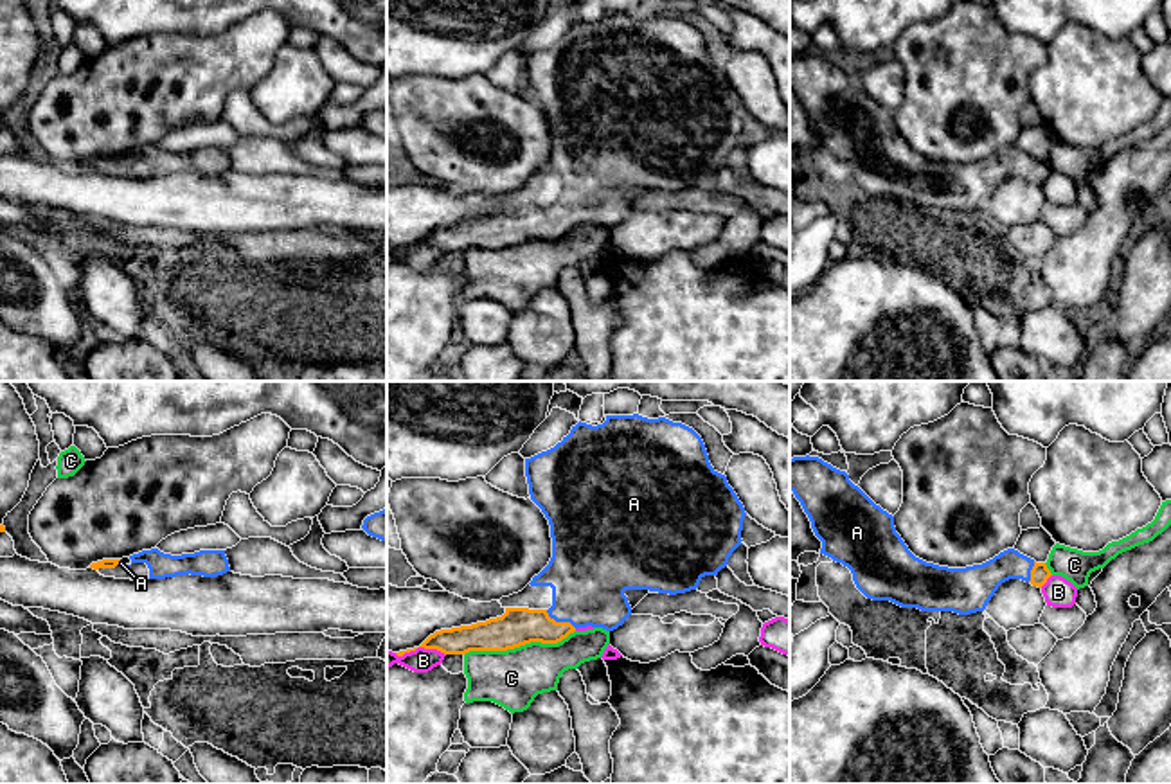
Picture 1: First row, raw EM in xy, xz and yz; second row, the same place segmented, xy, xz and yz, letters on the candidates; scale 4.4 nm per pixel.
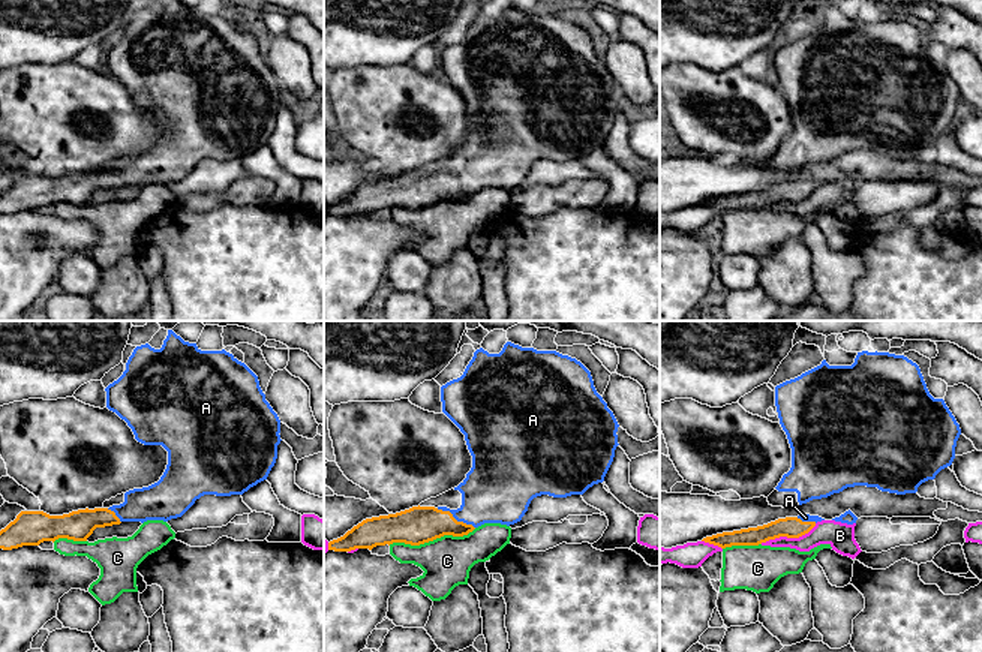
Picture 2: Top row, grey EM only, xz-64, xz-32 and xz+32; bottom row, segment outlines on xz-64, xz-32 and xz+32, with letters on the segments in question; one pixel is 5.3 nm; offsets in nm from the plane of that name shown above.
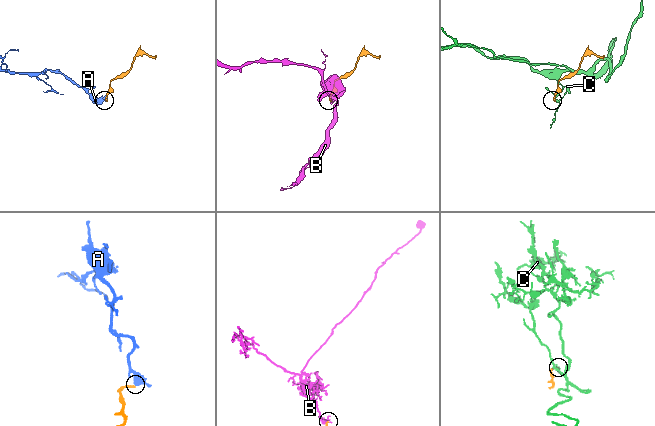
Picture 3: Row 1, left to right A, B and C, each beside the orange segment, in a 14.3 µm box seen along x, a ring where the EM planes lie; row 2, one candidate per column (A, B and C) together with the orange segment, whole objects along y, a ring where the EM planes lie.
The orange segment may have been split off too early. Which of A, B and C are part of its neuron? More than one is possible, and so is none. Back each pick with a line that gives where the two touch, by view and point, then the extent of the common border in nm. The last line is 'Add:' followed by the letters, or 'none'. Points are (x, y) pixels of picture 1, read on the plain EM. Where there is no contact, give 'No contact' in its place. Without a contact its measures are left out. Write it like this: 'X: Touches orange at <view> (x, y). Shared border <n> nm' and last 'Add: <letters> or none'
A: Touches orange at xz (560, 220). Shared border 170 nm
Add: A

